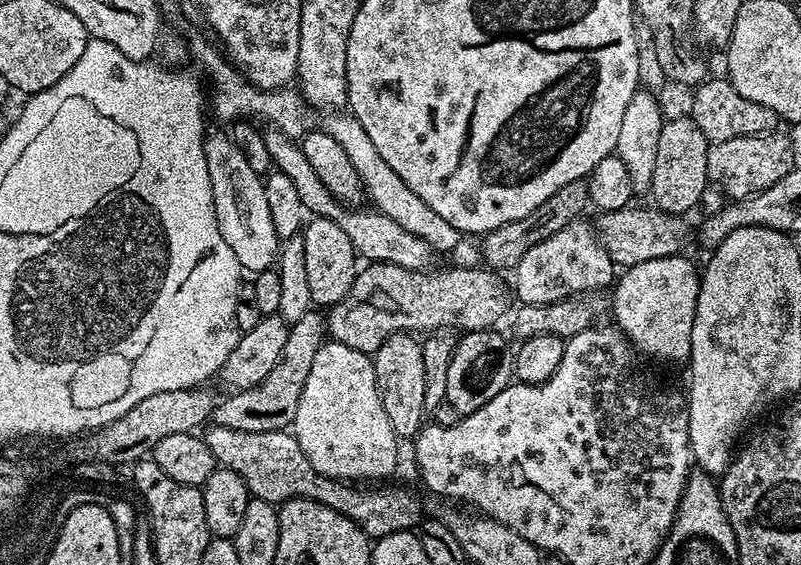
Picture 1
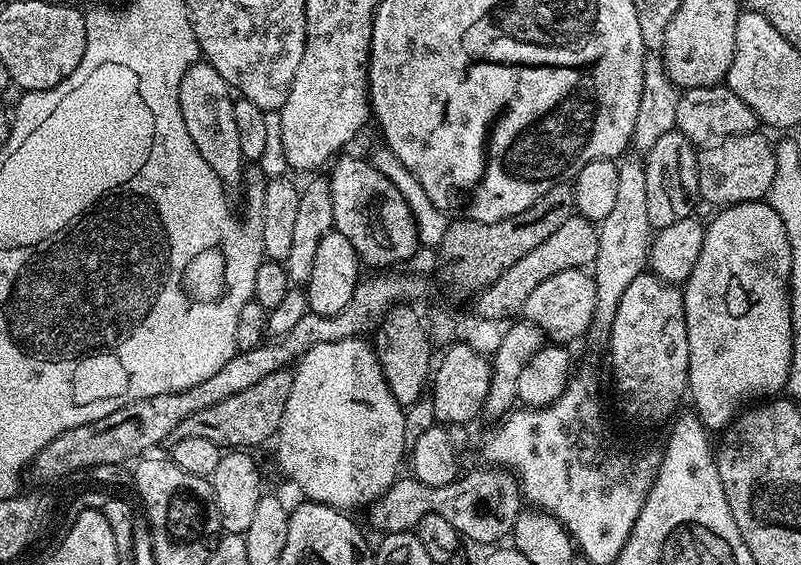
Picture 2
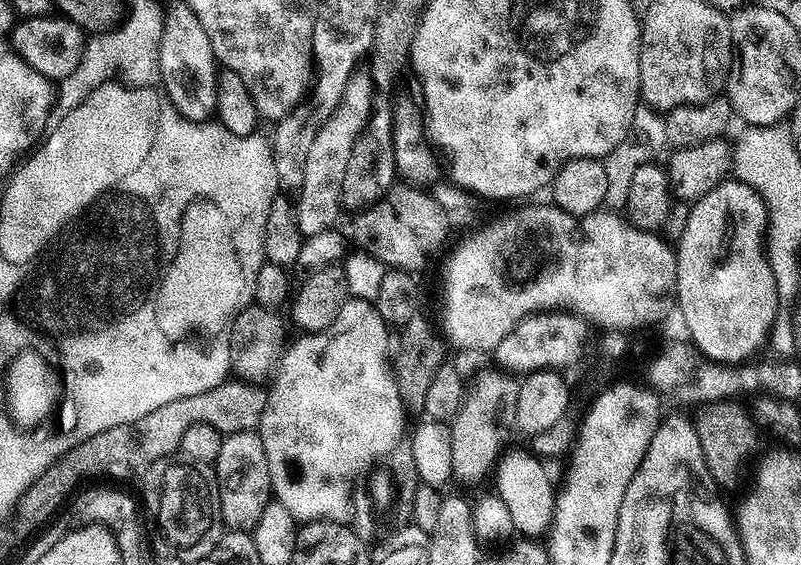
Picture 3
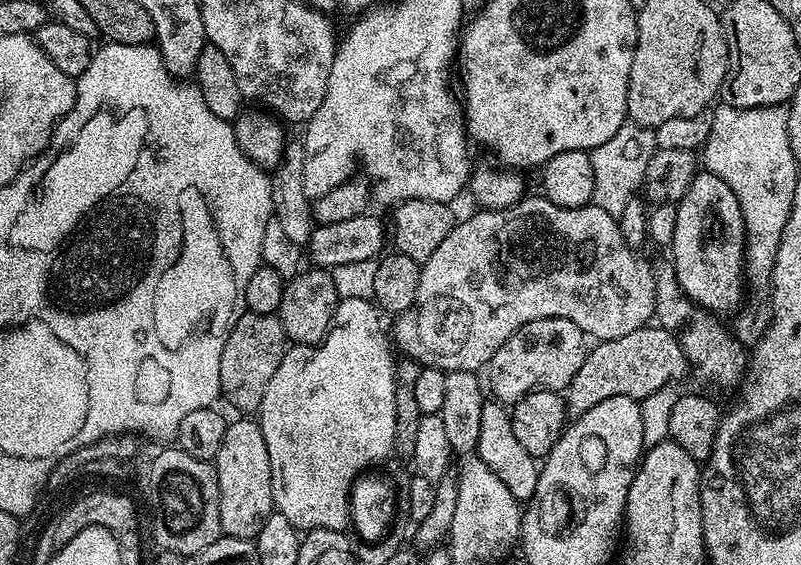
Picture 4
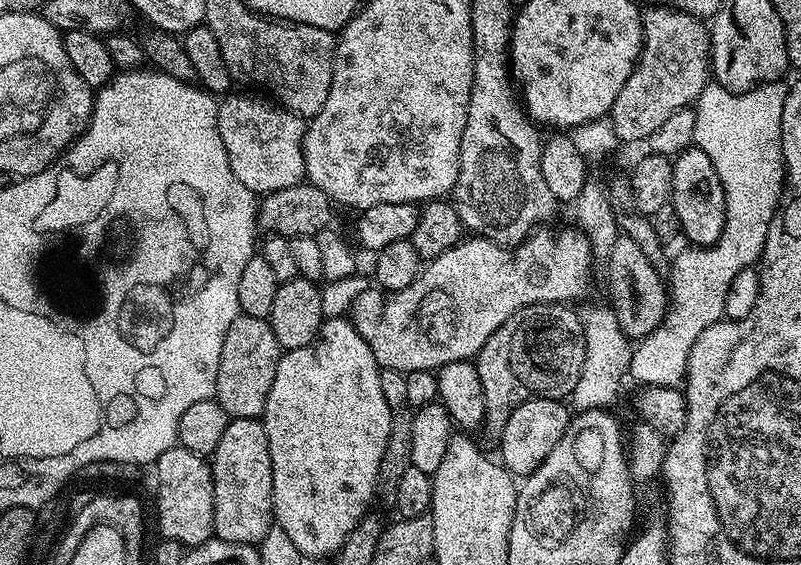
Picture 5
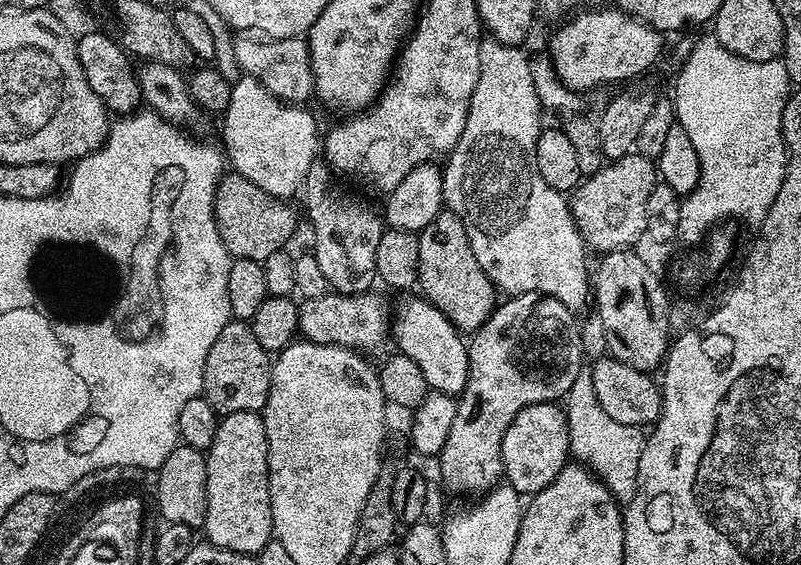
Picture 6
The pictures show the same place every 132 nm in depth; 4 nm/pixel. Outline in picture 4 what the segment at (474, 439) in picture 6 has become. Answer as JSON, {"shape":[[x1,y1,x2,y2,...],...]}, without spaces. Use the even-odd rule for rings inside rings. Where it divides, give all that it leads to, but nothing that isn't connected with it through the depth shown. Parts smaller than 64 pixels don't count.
{"shape":[[542,318,530,322,522,326,522,330,515,332,506,342,502,342,502,346,498,346,494,358,486,365,487,387,492,387,492,392,496,395,493,397,505,406,515,404,527,392,535,392,537,388,547,388,550,392,563,393,574,378,574,374,578,373,578,368,582,366,586,353,584,343,586,343,586,337,582,329,574,326,574,322,566,318]]}

